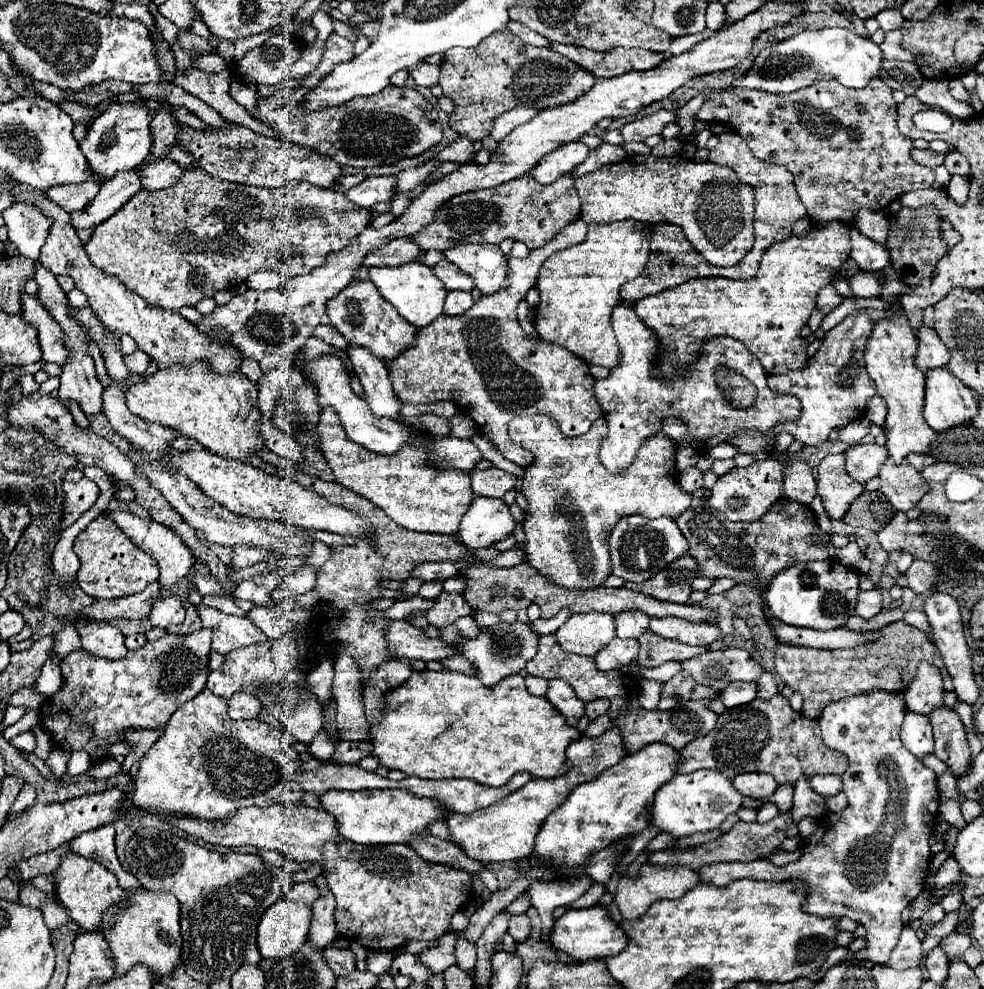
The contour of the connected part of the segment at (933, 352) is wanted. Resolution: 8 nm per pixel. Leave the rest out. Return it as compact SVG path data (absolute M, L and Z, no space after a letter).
M921 327L919 329L919 353L917 353L915 365L923 373L927 373L929 369L945 367L949 363L949 357L951 357L949 349L943 345L943 341L935 333L935 329Z

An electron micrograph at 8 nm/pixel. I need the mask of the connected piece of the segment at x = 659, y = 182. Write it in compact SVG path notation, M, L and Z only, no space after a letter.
M631 155L619 163L603 165L575 181L581 199L581 217L585 223L613 223L613 221L645 221L645 223L673 223L679 225L693 247L711 263L719 267L737 265L753 247L753 187L739 183L737 175L723 165L695 163L681 157L653 157Z

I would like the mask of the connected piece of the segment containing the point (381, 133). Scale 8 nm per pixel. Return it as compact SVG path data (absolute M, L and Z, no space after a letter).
M331 33L321 63L311 75L305 77L301 89L279 89L271 97L257 97L261 121L287 141L311 147L313 151L319 151L321 155L355 169L379 167L383 163L395 163L405 157L415 157L441 141L443 131L437 109L419 91L407 87L389 85L379 95L351 99L341 107L303 113L301 111L303 95L311 87L315 87L337 63L349 61L351 57L353 43L349 43L345 37L337 33Z

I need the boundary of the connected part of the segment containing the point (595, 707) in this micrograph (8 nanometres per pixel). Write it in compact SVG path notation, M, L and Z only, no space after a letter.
M595 699L595 701L589 701L585 705L585 709L587 709L587 717L593 721L599 715L605 715L609 711L609 701L607 699Z

